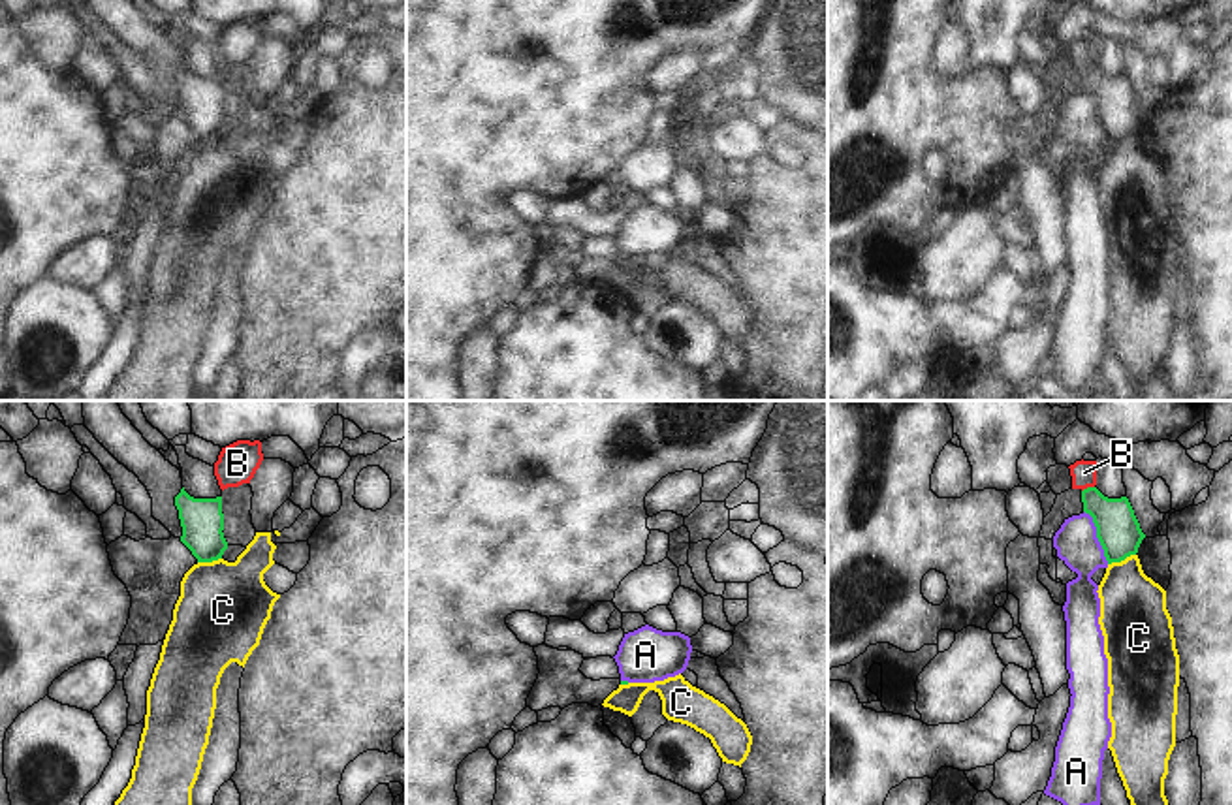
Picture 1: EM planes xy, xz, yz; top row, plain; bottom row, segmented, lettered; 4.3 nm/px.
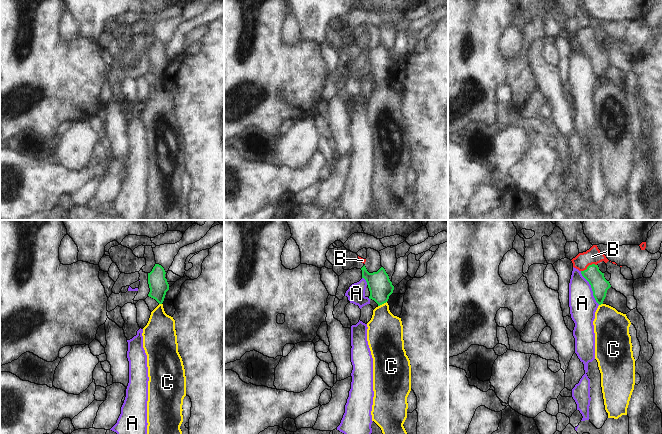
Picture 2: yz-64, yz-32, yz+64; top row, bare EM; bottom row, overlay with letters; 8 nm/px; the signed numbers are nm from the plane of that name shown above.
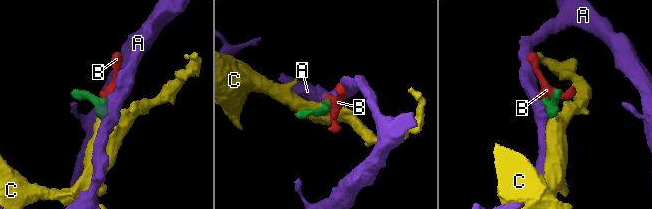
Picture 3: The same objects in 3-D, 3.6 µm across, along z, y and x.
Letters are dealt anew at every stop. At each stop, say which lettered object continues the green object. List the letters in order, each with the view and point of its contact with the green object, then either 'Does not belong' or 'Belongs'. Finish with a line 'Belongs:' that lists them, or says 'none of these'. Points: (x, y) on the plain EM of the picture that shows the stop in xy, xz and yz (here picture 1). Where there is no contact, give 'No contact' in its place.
A: Touches green at yz (1097, 115). Does not belong
B: Touches green at yz (1088, 66). Belongs
C: Touches green at yz (1121, 138). Does not belong
Belongs: B.

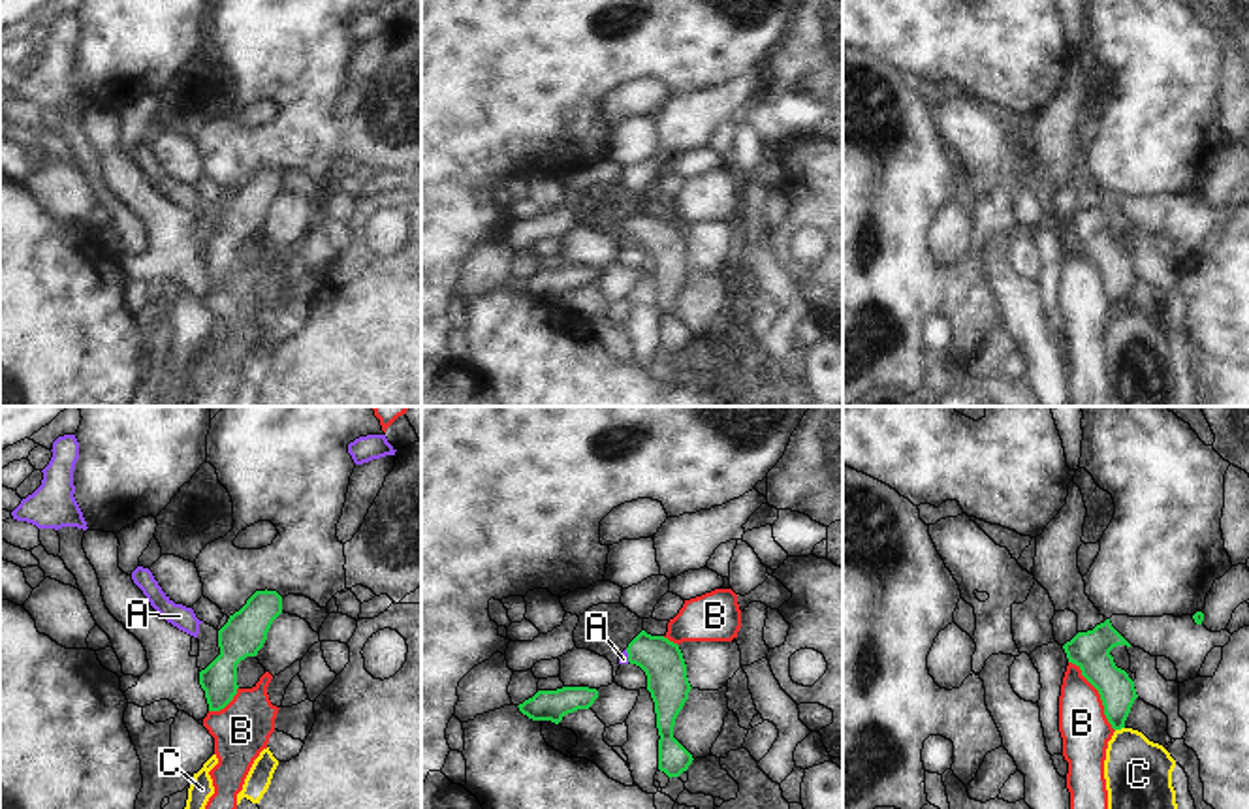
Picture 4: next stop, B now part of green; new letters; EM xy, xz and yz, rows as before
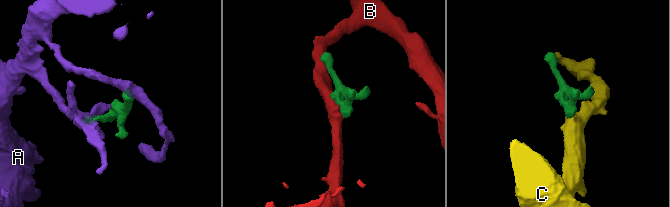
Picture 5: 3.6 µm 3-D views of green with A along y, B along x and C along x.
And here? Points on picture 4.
A: Touches green at xz (629, 234). Belongs
B: Touches green at yz (1099, 271). Does not belong
C: Touches green at yz (1120, 307). Does not belong
Belongs: A.

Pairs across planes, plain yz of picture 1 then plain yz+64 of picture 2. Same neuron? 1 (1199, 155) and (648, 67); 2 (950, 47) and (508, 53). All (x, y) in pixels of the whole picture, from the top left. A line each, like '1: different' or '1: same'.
1: same
2: same

